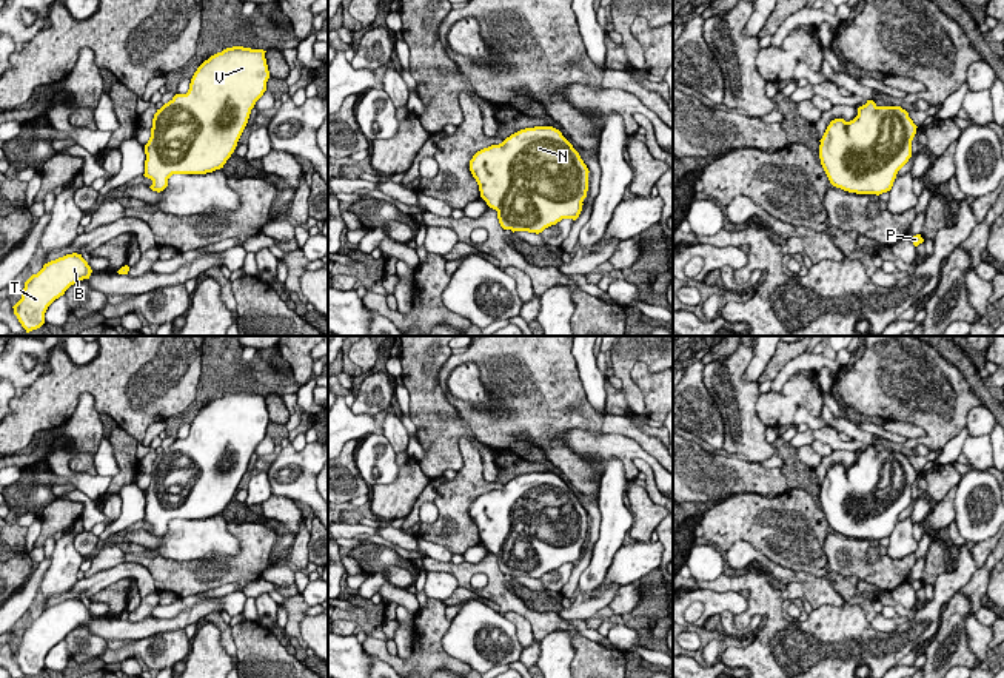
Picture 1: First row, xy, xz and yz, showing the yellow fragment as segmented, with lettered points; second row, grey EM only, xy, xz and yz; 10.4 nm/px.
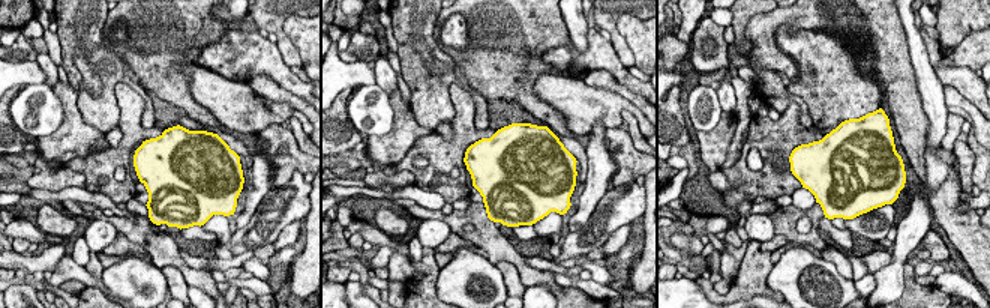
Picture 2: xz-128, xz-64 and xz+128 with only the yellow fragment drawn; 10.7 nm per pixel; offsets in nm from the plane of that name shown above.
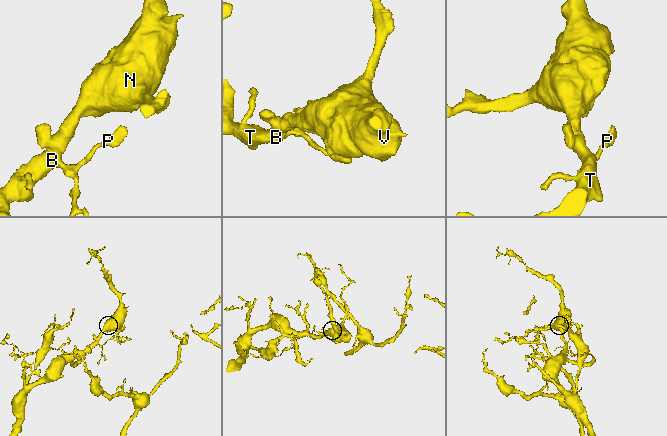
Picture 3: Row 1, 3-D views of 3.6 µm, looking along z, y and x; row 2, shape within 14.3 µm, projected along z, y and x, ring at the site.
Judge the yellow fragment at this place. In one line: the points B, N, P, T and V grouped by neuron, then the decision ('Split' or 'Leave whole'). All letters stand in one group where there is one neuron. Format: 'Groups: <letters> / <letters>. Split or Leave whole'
Groups: B N P T V. Leave whole

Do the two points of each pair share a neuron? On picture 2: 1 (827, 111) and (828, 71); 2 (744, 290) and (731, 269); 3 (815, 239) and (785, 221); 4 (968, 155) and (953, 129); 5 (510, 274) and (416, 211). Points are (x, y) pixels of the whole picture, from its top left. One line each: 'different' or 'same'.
1: same
2: different
3: same
4: different
5: different

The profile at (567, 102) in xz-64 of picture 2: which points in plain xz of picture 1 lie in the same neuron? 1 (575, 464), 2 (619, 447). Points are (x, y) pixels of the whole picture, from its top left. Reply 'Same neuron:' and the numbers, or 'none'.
Same neuron: 2

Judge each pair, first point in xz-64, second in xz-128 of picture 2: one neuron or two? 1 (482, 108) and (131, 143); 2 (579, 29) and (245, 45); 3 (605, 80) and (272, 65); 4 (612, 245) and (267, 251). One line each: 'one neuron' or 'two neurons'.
1: two neurons
2: two neurons
3: two neurons
4: two neurons

